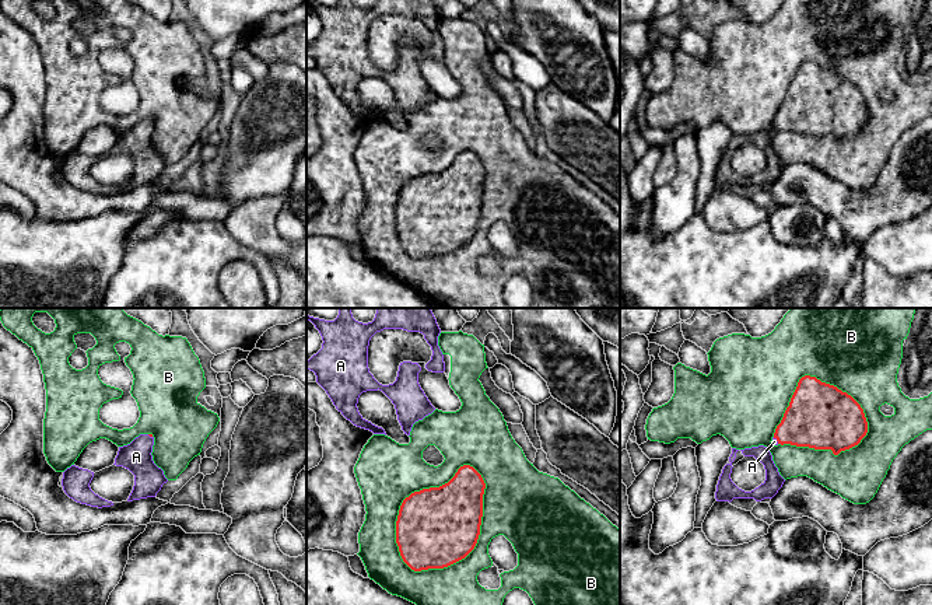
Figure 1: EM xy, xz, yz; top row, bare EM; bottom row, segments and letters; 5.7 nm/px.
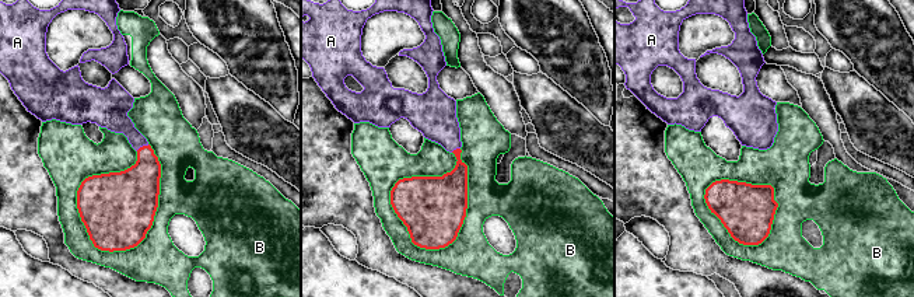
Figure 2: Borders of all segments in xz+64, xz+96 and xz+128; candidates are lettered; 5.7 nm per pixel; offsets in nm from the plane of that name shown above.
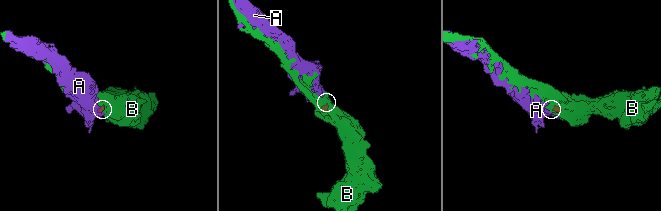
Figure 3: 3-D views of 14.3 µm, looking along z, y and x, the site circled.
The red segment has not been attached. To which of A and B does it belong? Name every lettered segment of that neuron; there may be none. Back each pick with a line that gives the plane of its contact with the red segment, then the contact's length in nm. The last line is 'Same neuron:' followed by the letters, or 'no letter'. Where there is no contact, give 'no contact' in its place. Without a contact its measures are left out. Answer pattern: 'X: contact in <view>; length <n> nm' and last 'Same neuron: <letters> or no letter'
A: contact in yz; length 50 nm
Same neuron: A

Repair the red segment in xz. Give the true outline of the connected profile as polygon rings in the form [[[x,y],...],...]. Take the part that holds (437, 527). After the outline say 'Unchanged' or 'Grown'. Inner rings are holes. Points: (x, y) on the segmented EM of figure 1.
[[[470,465],[439,487],[406,497],[396,521],[396,543],[414,571],[444,569],[465,559],[476,546],[486,483]]]. Unchanged

